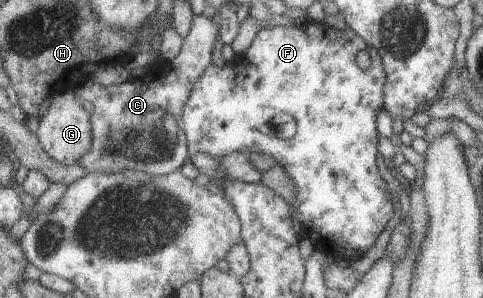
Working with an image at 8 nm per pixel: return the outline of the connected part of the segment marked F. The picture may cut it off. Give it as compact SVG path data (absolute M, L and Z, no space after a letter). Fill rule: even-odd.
M310 21L308 24L299 26L288 25L274 26L271 29L264 28L256 36L256 40L246 52L236 54L223 66L210 65L210 68L204 72L204 76L200 78L200 82L196 82L195 92L192 93L192 98L184 106L183 114L184 128L191 156L194 156L194 154L211 154L221 159L232 154L232 152L262 152L262 154L266 153L273 156L277 164L284 166L284 172L288 174L288 180L292 182L292 186L296 190L296 196L288 204L298 212L298 220L300 220L302 230L314 248L325 253L326 256L335 257L335 260L346 258L350 262L360 259L364 256L364 252L376 242L378 234L392 225L392 210L394 210L391 195L387 191L384 179L381 177L382 167L376 150L379 133L374 125L377 112L383 108L382 88L385 82L384 76L382 61L376 50L369 48L364 40L356 36L348 27L344 28L344 30L337 30L324 22ZM360 51L368 53L371 65L367 70L362 70L357 65L356 55Z

